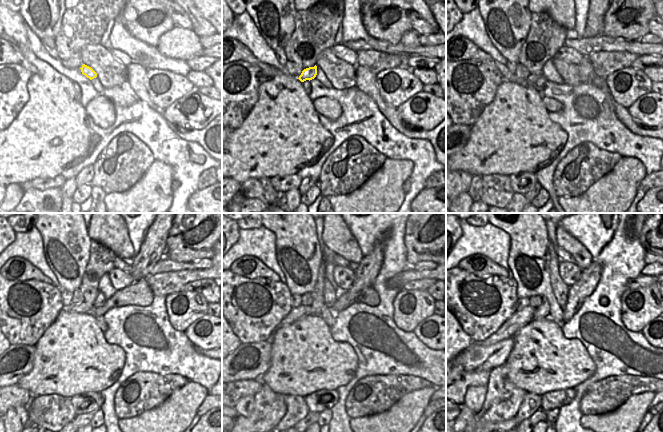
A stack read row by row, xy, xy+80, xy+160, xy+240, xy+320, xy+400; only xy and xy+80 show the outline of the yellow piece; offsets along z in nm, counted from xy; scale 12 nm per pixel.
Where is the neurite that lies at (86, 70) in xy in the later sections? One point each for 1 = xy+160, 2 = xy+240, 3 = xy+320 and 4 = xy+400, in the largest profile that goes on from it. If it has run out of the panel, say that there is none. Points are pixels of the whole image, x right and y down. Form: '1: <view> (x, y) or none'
1: xy+160 (532, 78)
2: xy+240 (83, 308)
3: xy+320 (298, 312)
4: xy+400 (521, 318)

